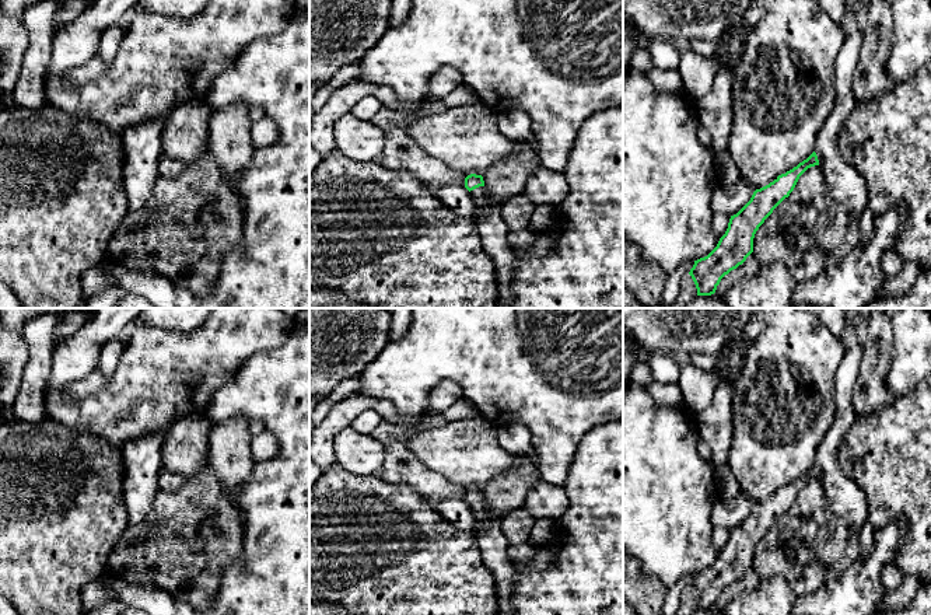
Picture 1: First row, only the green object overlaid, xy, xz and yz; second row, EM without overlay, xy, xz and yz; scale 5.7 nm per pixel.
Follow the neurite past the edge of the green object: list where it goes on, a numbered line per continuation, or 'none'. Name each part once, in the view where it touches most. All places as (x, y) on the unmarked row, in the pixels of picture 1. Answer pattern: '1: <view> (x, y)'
1: xz (493, 545)

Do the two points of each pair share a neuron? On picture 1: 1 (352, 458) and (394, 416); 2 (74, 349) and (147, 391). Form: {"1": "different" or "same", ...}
{"1": "different", "2": "different"}

